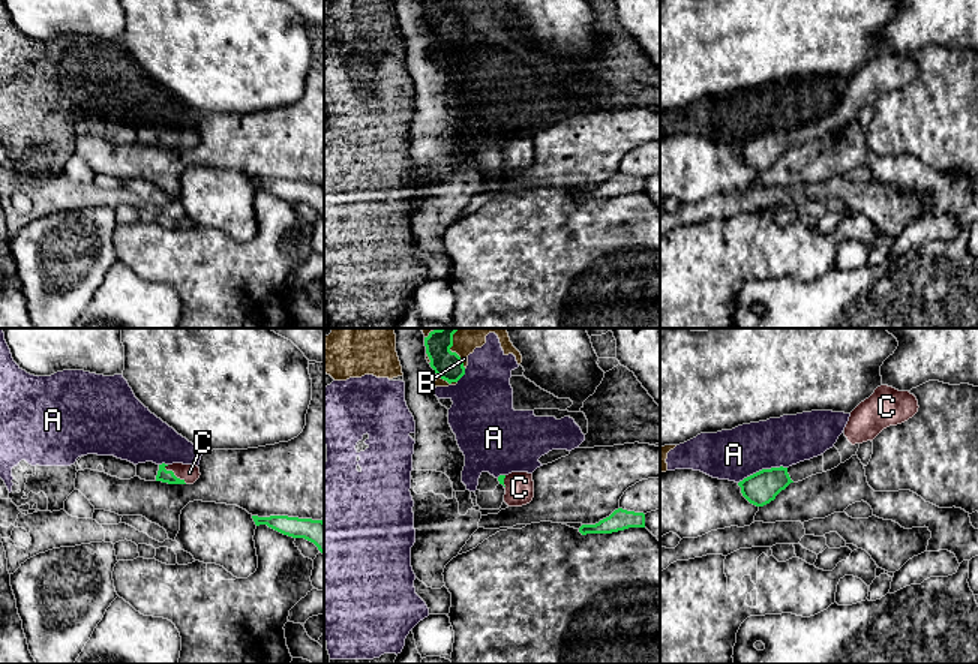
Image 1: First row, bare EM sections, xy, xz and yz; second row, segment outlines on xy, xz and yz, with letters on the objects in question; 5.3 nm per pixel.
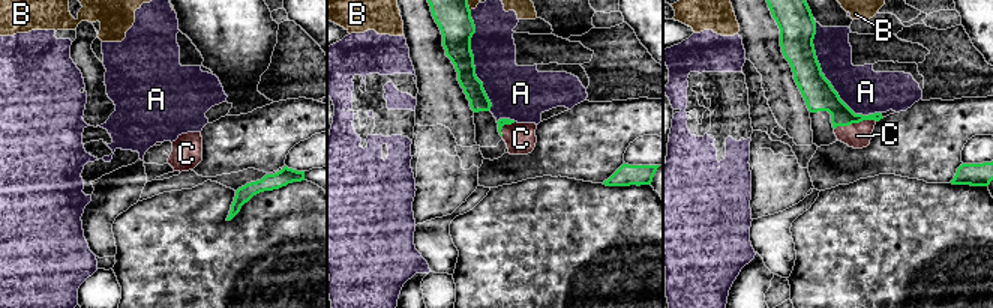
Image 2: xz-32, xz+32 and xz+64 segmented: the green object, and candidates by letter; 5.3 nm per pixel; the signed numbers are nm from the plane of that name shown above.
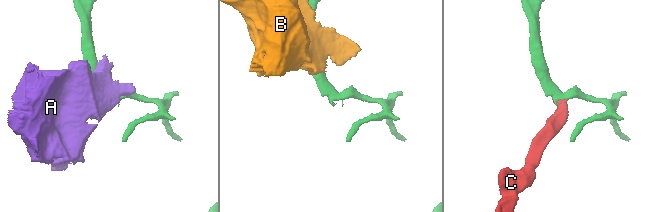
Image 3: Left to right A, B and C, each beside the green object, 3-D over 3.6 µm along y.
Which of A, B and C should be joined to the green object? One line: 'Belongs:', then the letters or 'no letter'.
Belongs: C

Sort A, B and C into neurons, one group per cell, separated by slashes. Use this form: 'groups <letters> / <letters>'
groups A B / C

